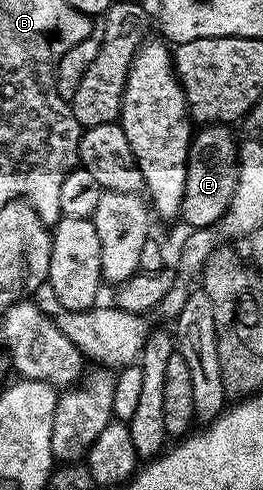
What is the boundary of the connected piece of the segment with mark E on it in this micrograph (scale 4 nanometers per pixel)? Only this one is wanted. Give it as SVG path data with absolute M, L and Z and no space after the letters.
M207 123L194 134L187 152L185 193L181 199L179 217L192 230L218 226L233 199L235 180L239 177L239 146L237 137L223 123Z

